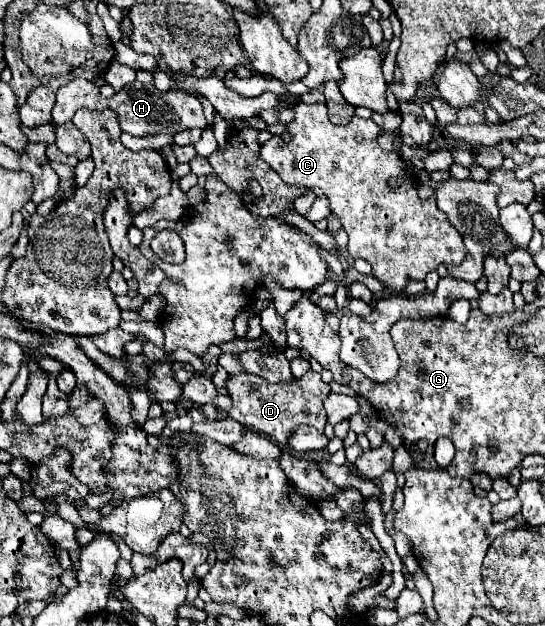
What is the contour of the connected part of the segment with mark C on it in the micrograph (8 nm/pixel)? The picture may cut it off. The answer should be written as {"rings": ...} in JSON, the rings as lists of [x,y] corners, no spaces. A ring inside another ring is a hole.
{"rings":[[[295,102],[295,120],[287,124],[287,130],[291,134],[289,142],[283,142],[279,136],[273,136],[269,142],[261,146],[261,160],[265,160],[285,184],[291,186],[319,186],[325,196],[331,200],[331,212],[341,218],[341,224],[345,232],[349,234],[347,254],[357,260],[363,258],[373,266],[375,278],[379,278],[389,292],[403,292],[409,278],[413,280],[425,280],[425,274],[431,270],[437,270],[439,264],[461,264],[465,260],[465,244],[461,234],[451,226],[447,220],[447,214],[437,210],[435,198],[419,200],[417,198],[417,182],[405,180],[401,176],[401,156],[397,154],[397,148],[401,146],[401,140],[395,138],[395,150],[391,154],[383,152],[377,144],[377,138],[383,134],[383,130],[373,120],[363,120],[361,116],[353,116],[353,120],[347,126],[335,126],[331,124],[327,116],[325,104],[303,104]],[[399,178],[401,184],[391,190],[389,180]]]}

